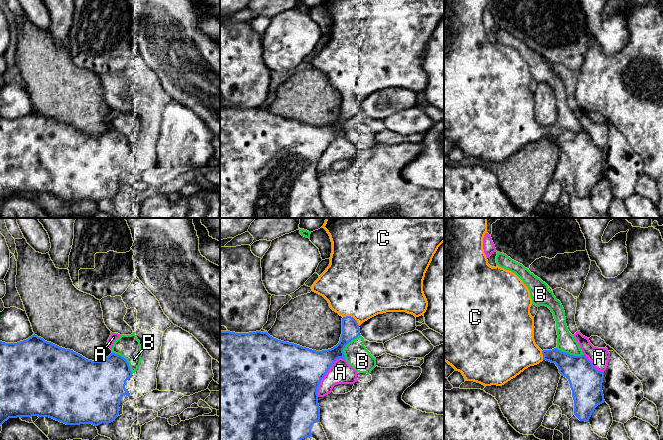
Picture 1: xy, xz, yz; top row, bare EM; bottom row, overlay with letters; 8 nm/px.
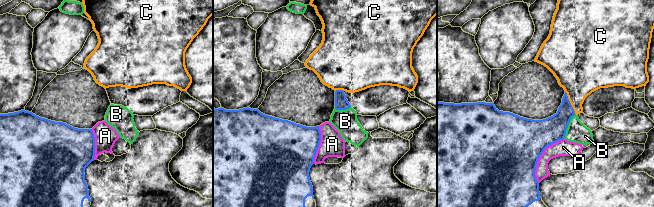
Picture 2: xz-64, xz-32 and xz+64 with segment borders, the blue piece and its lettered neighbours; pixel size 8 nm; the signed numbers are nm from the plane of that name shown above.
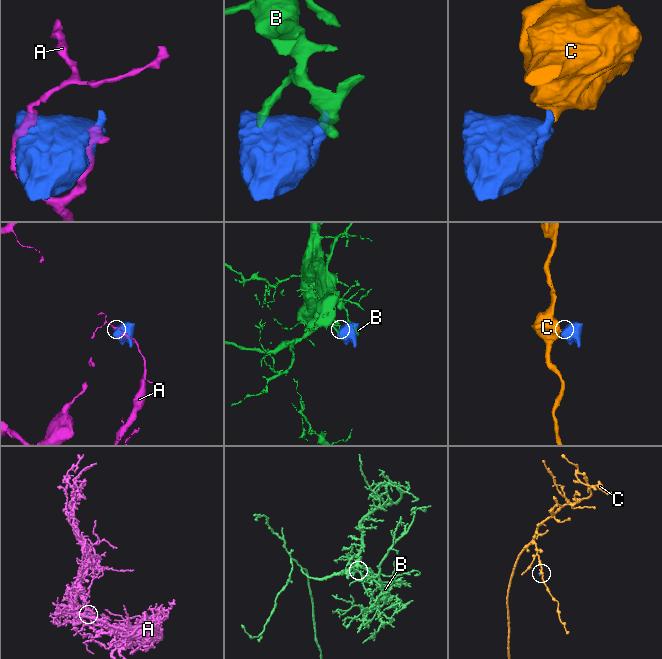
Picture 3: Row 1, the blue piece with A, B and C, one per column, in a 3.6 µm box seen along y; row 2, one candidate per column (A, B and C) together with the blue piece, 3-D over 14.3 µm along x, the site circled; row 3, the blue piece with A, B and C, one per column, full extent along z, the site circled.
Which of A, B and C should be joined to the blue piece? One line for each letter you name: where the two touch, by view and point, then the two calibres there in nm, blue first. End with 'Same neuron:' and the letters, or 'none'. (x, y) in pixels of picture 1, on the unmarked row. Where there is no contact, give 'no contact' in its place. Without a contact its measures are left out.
C: xz (352, 93) | 140/500 nm
Same neuron: C

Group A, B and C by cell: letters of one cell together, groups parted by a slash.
A / B / C

